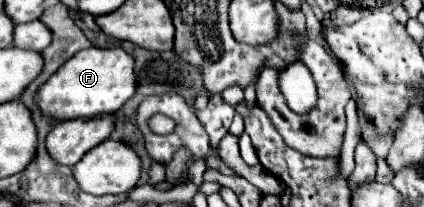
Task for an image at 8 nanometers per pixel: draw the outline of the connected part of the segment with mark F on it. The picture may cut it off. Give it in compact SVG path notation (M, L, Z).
M88 48L74 54L50 80L38 90L38 104L44 114L56 120L92 118L106 112L116 112L138 88L134 72L134 56L122 48Z

